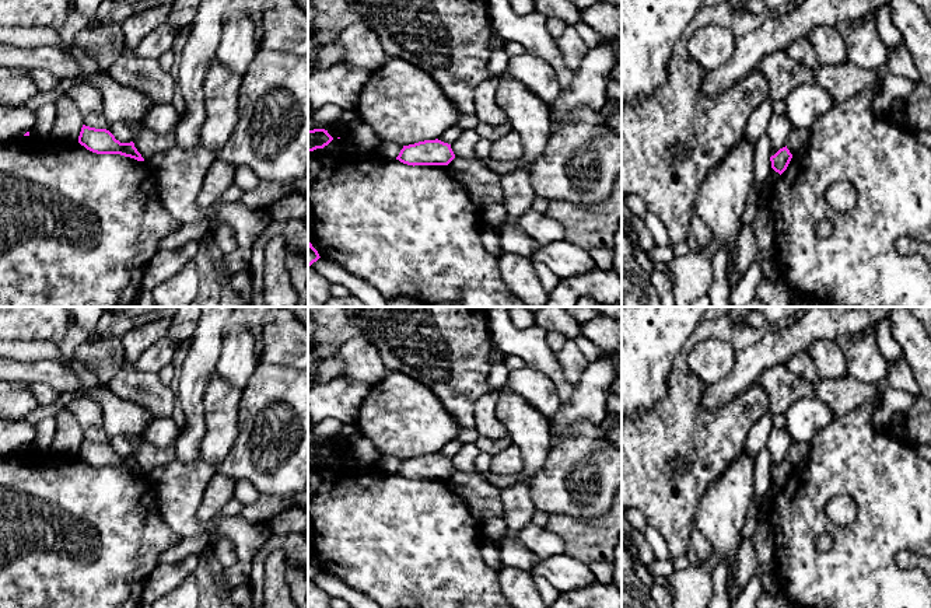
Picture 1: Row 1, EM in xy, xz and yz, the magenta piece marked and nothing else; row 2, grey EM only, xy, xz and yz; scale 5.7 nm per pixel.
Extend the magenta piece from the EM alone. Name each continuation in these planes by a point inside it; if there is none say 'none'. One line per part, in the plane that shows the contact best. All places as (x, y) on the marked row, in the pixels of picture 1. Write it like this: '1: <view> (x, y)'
none

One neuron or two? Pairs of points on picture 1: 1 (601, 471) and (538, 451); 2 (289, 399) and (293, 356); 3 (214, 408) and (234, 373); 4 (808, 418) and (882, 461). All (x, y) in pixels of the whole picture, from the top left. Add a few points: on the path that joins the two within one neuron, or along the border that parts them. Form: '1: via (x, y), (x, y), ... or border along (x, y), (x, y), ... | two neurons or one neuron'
1: border along (552, 446), (543, 465), (531, 482) | two neurons
2: border along (259, 360), (293, 369) | two neurons
3: border along (216, 370), (228, 383), (241, 390) | two neurons
4: border along (835, 415), (808, 443) | two neurons

